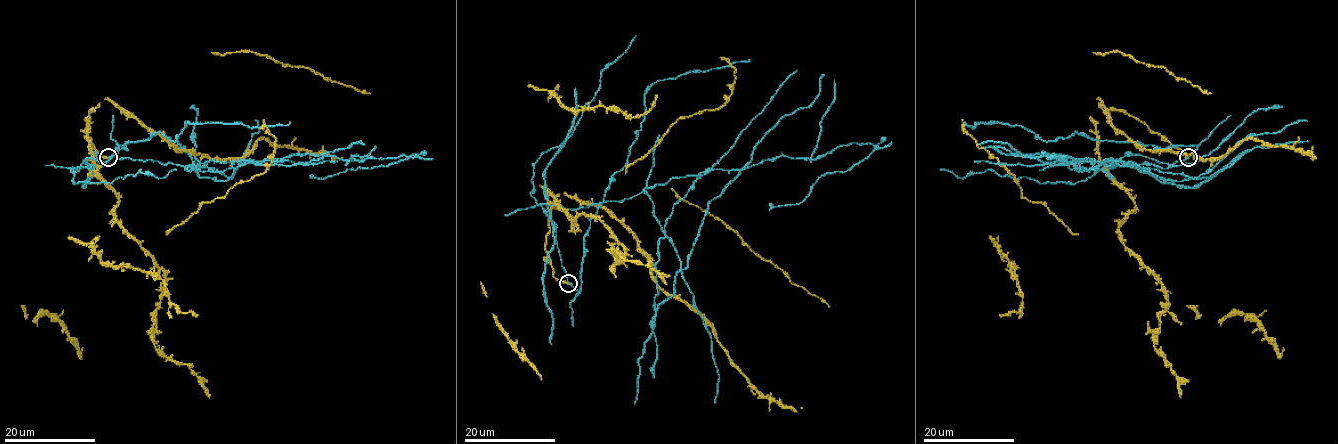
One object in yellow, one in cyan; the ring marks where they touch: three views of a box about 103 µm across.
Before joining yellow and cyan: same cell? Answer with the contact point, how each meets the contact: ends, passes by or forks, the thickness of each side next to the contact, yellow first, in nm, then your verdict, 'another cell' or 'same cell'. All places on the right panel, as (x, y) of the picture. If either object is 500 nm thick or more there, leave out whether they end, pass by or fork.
place (1188, 157); yellow ends; cyan passes by; calibres 340 and 160 nm; another cell

